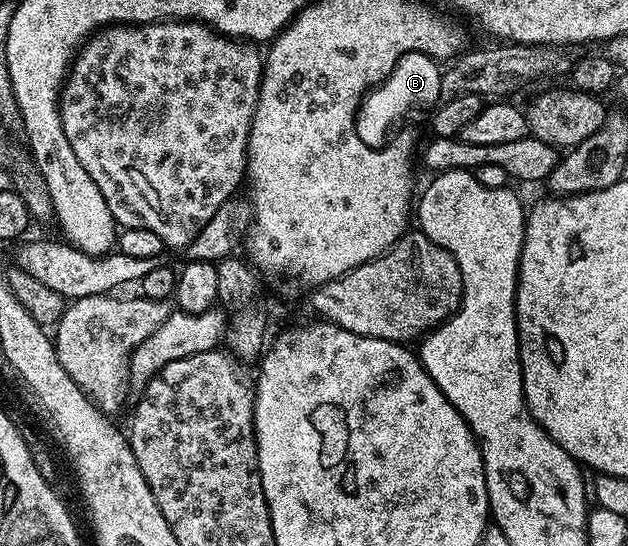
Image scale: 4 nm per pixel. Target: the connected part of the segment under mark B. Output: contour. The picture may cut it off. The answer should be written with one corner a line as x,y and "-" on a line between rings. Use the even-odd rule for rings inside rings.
419,51
404,53
392,73
377,87
367,91
360,108
360,134
364,145
385,148
386,143
413,115
429,112
443,102
442,72
439,60

